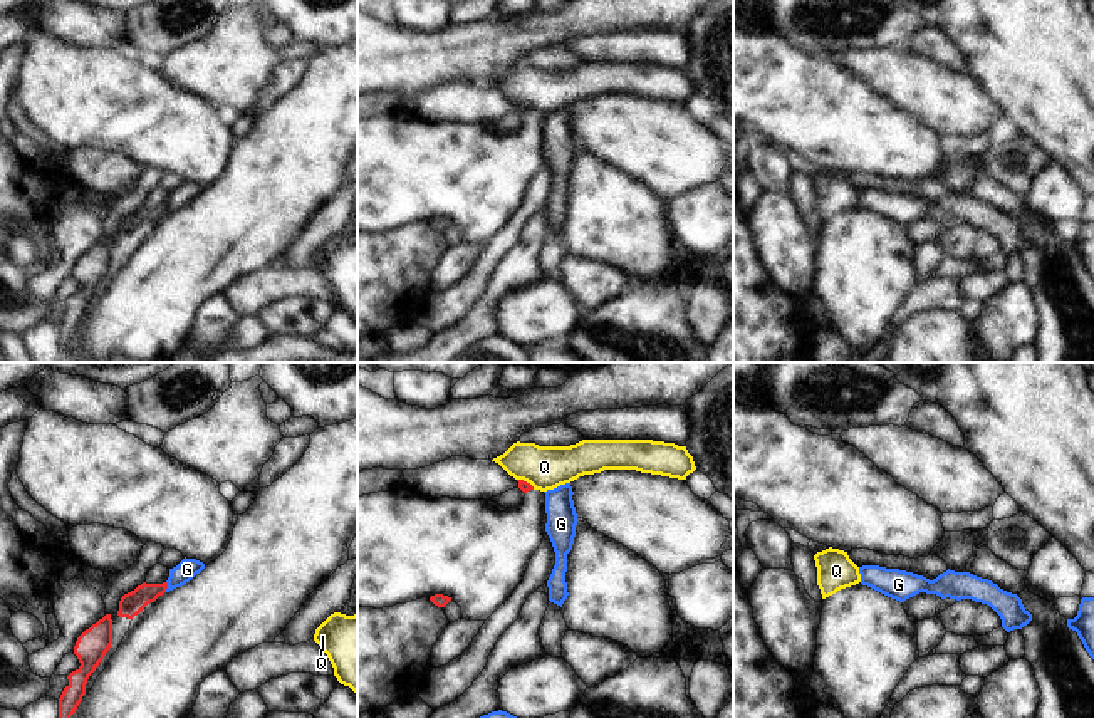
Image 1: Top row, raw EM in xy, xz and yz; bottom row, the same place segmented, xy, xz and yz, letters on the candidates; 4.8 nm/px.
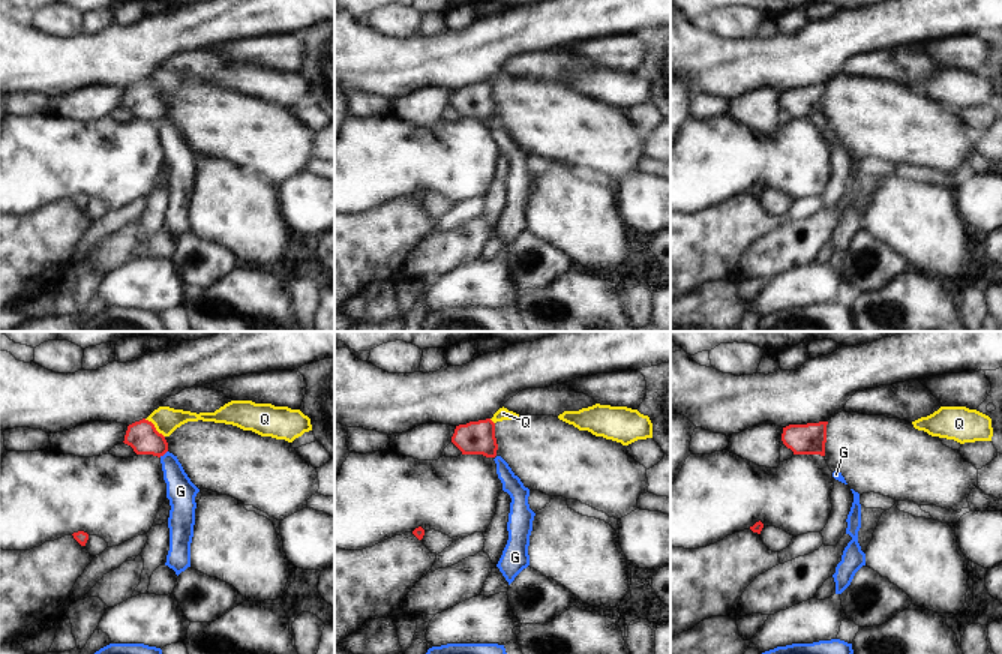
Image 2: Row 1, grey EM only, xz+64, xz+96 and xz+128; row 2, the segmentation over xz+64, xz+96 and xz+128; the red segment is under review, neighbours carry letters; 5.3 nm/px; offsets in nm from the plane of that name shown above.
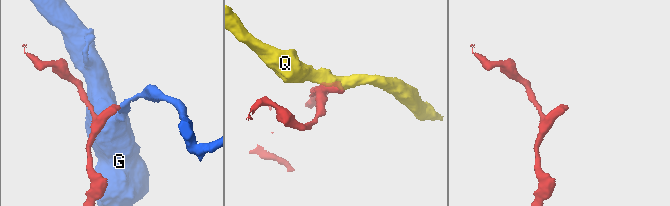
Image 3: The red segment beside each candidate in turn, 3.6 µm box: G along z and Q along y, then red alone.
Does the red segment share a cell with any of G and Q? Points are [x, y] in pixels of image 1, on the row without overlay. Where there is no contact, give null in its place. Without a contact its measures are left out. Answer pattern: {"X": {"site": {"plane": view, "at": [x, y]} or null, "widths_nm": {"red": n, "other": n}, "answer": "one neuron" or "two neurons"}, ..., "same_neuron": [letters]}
{"G": {"site": {"plane": "xy", "at": [166, 210]}, "widths_nm": {"red": 110, "other": 100}, "answer": "two neurons"}, "Q": {"site": {"plane": "xz", "at": [526, 106]}, "widths_nm": {"red": 50, "other": 200}, "answer": "two neurons"}, "same_neuron": []}

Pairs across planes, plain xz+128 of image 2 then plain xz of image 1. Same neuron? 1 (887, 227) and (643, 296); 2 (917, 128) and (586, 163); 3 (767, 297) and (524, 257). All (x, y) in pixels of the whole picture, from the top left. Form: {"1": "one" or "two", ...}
{"1": "two", "2": "two", "3": "two"}

